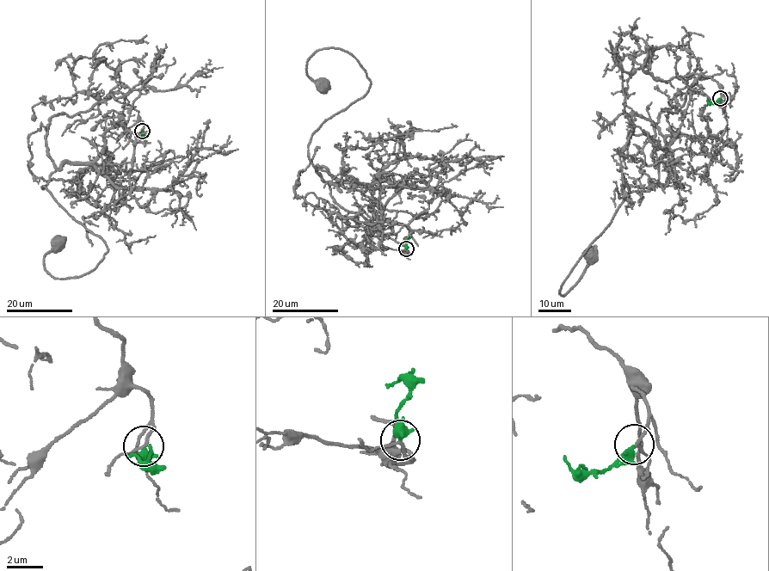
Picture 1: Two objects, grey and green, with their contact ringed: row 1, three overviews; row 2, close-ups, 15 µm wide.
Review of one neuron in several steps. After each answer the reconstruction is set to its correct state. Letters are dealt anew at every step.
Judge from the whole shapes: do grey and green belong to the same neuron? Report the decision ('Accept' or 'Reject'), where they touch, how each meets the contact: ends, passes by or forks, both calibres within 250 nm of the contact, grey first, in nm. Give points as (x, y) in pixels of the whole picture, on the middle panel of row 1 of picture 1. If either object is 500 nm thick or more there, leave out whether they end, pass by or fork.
Accept. Place: (406, 248). At the ring grey passes by. At the ring green ends. Thickness 140 nm (grey) against 460 nm

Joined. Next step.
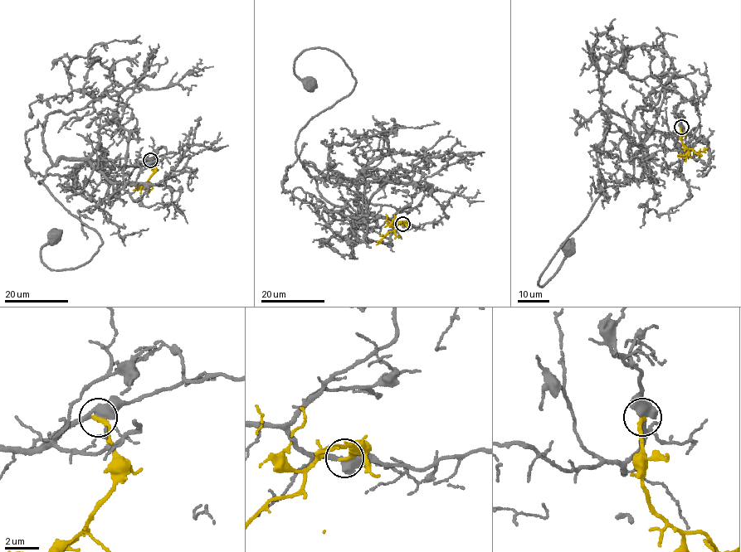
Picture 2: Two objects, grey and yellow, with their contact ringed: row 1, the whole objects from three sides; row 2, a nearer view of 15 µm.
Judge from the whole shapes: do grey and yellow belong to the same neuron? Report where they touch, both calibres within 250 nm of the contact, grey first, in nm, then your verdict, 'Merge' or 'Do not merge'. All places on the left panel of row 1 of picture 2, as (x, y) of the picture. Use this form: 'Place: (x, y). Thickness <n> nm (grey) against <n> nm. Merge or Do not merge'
Place: (150, 160). Thickness 550 nm (grey) against 240 nm. Merge

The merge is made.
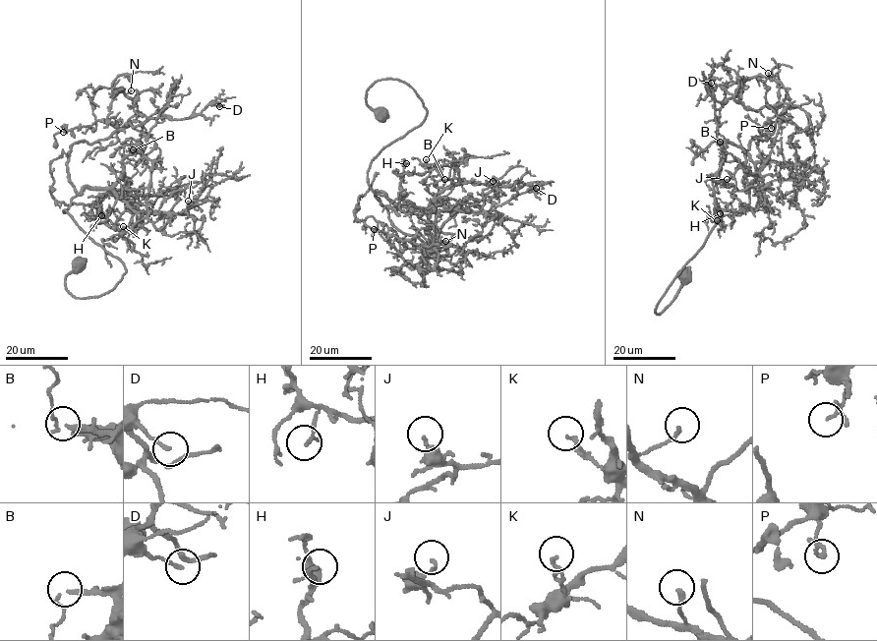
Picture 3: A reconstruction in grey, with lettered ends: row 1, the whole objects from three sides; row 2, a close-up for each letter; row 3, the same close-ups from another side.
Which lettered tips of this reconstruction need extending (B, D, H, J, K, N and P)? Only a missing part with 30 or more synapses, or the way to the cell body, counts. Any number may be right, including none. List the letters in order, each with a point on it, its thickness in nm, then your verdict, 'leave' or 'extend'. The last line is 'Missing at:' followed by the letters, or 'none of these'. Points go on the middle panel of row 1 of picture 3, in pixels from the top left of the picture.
B: place (444, 179); calibre 200 nm; extend
D: place (536, 188); calibre 150 nm; leave
H: place (406, 163); calibre 110 nm; leave
J: place (493, 181); calibre 140 nm; leave
K: place (426, 159); calibre 160 nm; leave
N: place (445, 241); calibre 140 nm; leave
P: place (374, 229); calibre 130 nm; leave
Missing at: B

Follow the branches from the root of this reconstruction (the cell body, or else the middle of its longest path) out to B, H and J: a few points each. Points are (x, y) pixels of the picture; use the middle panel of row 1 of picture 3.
B: (380, 113), (366, 92), (397, 79), (427, 113), (371, 162), (375, 193), (425, 208), (451, 183), (444, 179)
H: (380, 113), (366, 92), (387, 79), (427, 110), (368, 172), (375, 193), (419, 207), (398, 198), (406, 163)
J: (380, 113), (366, 92), (397, 79), (427, 113), (371, 162), (377, 194), (481, 211), (493, 181)

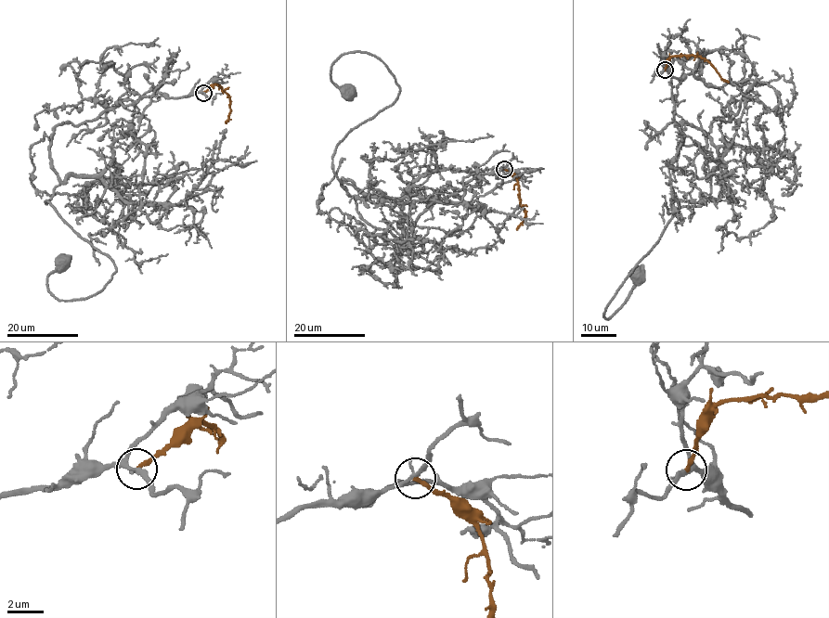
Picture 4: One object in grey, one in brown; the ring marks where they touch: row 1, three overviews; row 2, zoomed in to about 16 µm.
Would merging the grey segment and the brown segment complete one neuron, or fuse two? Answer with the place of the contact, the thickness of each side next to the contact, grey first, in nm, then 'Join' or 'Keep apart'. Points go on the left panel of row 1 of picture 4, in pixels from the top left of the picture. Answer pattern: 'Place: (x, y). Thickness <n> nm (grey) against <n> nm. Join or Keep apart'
Place: (203, 93). Thickness 190 nm (grey) against 240 nm. Keep apart

